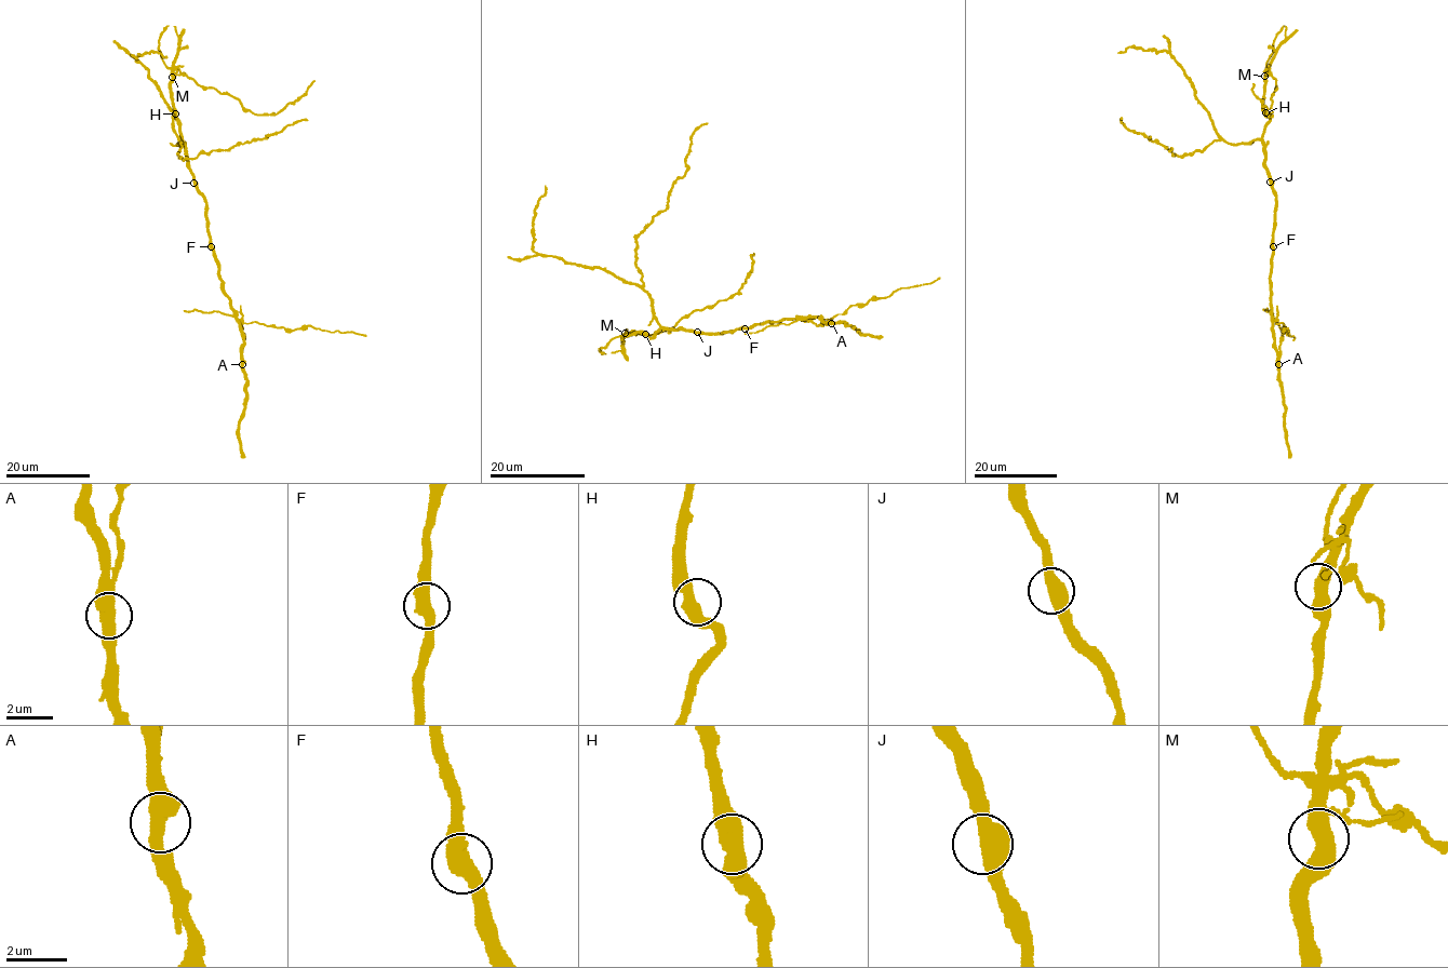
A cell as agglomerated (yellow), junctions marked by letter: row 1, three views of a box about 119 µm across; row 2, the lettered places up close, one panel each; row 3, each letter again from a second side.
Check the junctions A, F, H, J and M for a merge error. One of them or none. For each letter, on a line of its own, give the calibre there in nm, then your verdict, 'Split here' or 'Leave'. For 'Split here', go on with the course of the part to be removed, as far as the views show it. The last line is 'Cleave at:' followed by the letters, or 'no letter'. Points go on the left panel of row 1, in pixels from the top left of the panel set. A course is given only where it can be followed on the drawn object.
A: Thickness 550 nm. Split here. Course of the part to remove: (242, 364), (242, 323), (257, 322), (292, 330), (311, 325), (365, 336)
F: Thickness 480 nm. Leave
H: Thickness 500 nm. Leave
J: Thickness 480 nm. Leave
M: Thickness 500 nm. Leave
Cleave at: A

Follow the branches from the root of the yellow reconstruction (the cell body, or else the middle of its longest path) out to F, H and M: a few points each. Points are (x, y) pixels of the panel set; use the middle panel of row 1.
F: (698, 333), (745, 328)
H: (698, 333), (661, 328), (652, 337), (645, 334)
M: (698, 333), (661, 328), (652, 337), (644, 333), (625, 333)

